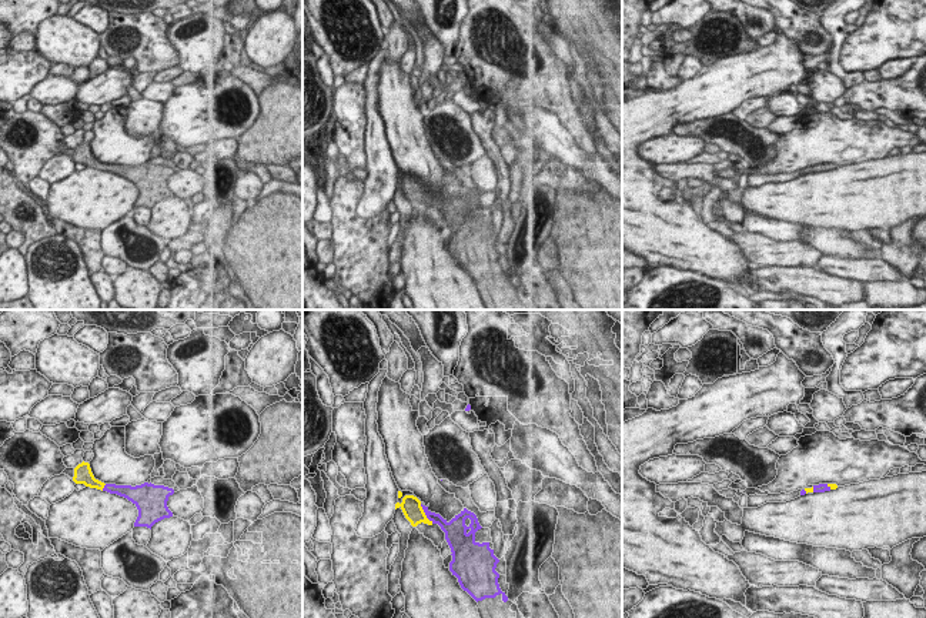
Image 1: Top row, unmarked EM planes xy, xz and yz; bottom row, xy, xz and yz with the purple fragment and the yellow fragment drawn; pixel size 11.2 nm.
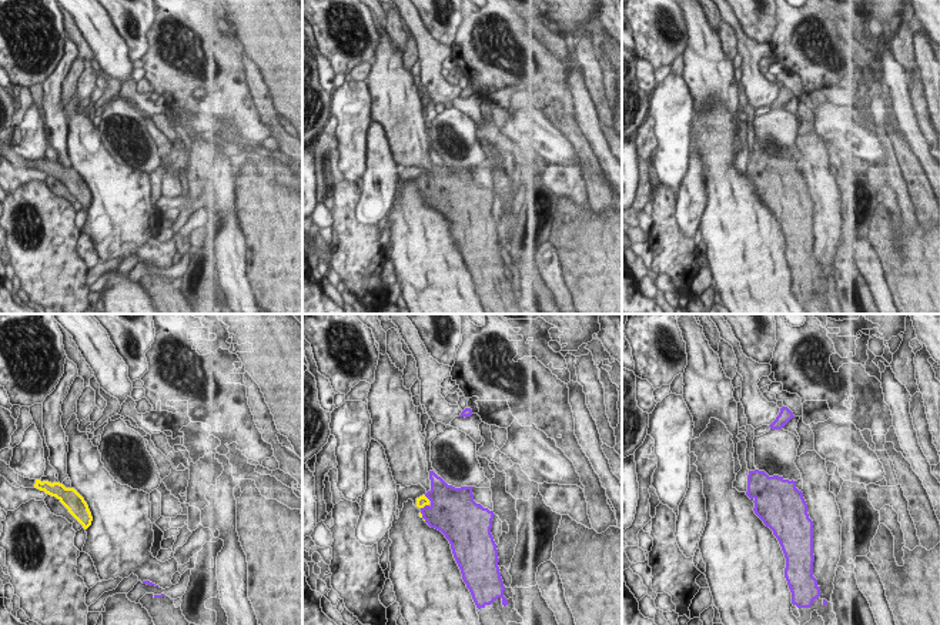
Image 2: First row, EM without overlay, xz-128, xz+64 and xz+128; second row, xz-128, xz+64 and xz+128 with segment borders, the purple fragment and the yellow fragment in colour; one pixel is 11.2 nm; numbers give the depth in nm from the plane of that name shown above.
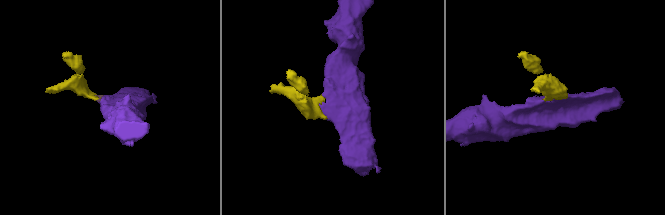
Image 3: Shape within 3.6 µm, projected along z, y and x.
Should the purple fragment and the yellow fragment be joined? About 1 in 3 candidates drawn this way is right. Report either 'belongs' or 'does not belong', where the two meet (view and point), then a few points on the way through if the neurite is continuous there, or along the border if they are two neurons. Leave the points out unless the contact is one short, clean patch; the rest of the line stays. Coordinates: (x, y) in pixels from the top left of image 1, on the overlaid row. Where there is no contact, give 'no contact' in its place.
belongs; meets purple in xz at (425, 514); runs through xz (435, 518), (425, 514), (417, 513), (411, 507)

